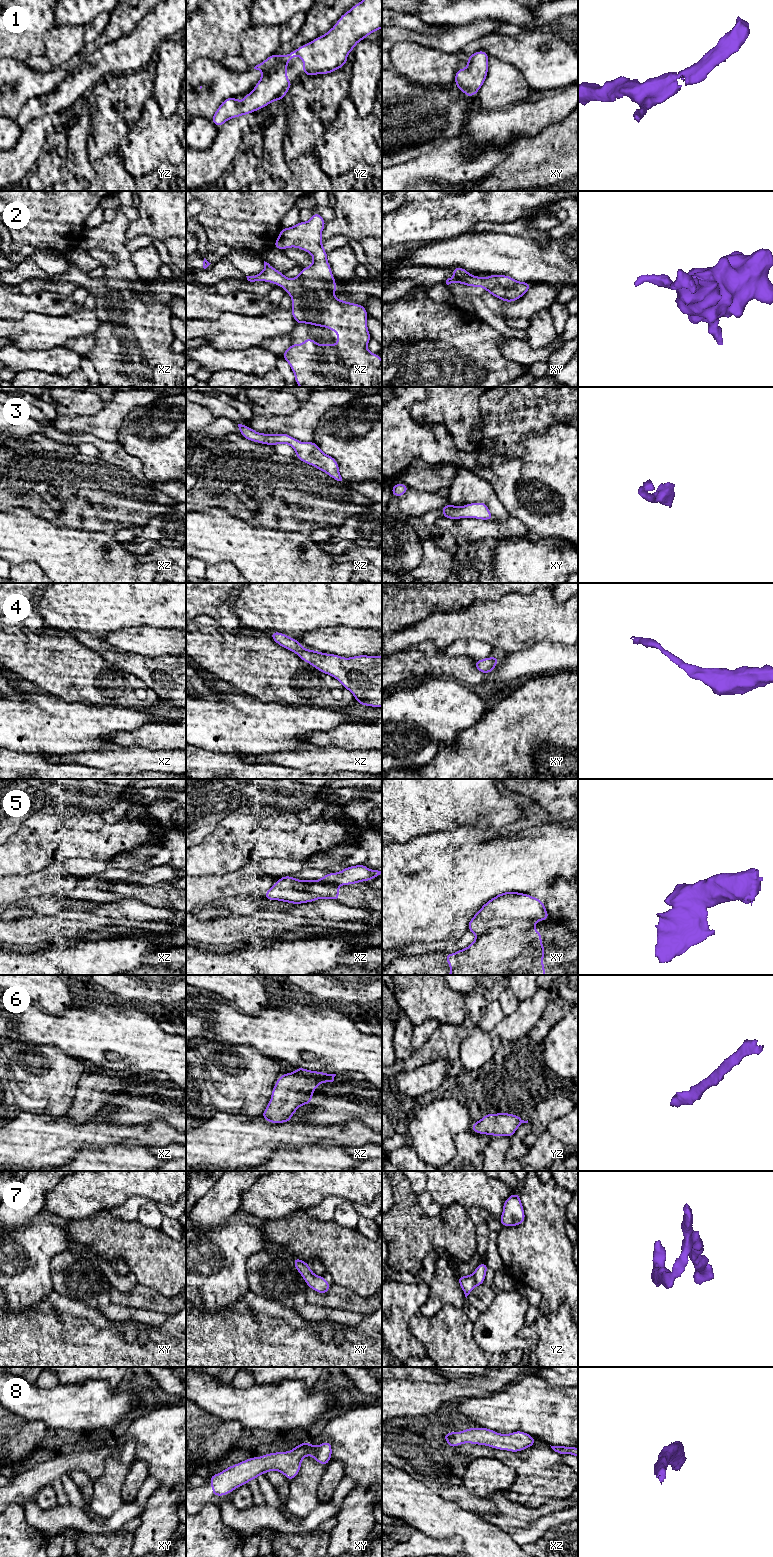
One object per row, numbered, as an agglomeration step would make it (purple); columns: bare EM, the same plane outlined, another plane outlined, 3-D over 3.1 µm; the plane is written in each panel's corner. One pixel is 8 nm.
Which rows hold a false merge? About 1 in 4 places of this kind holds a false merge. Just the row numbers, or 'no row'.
5

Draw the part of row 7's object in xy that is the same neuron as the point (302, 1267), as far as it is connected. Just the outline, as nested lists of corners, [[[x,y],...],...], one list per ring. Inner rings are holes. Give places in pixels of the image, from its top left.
[[[293,1257],[293,1262],[295,1268],[301,1274],[308,1287],[322,1295],[325,1295],[328,1292],[331,1288],[331,1284],[329,1284],[323,1276],[315,1275],[311,1271],[309,1263],[306,1263],[297,1257]]]

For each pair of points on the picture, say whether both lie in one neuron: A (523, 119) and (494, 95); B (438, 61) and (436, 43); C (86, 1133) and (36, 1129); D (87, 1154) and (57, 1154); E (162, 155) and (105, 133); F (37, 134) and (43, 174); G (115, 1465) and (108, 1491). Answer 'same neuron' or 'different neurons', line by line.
A: different neurons
B: different neurons
C: same neuron
D: different neurons
E: different neurons
F: different neurons
G: same neuron

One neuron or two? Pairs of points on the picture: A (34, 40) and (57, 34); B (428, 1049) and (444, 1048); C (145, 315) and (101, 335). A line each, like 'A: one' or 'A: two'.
A: two
B: one
C: one

